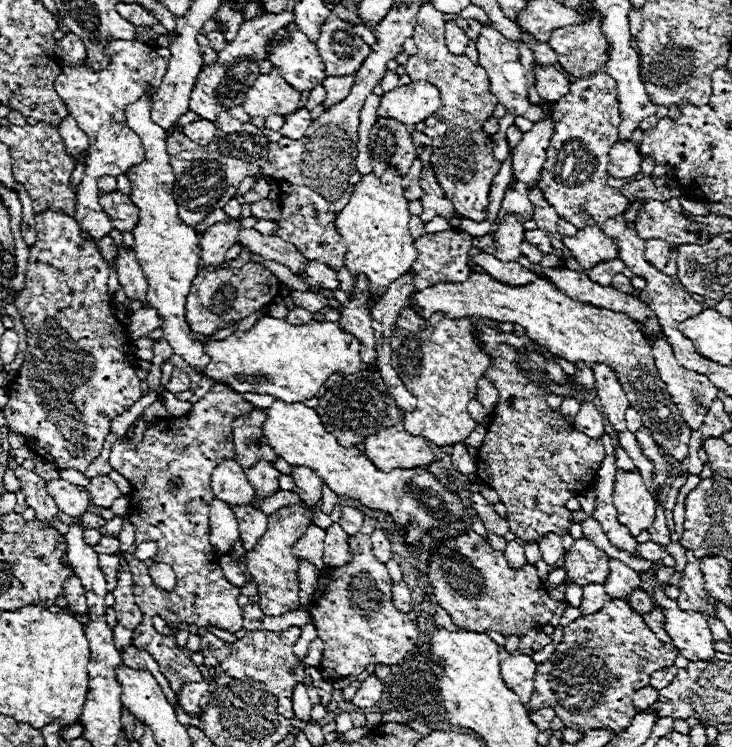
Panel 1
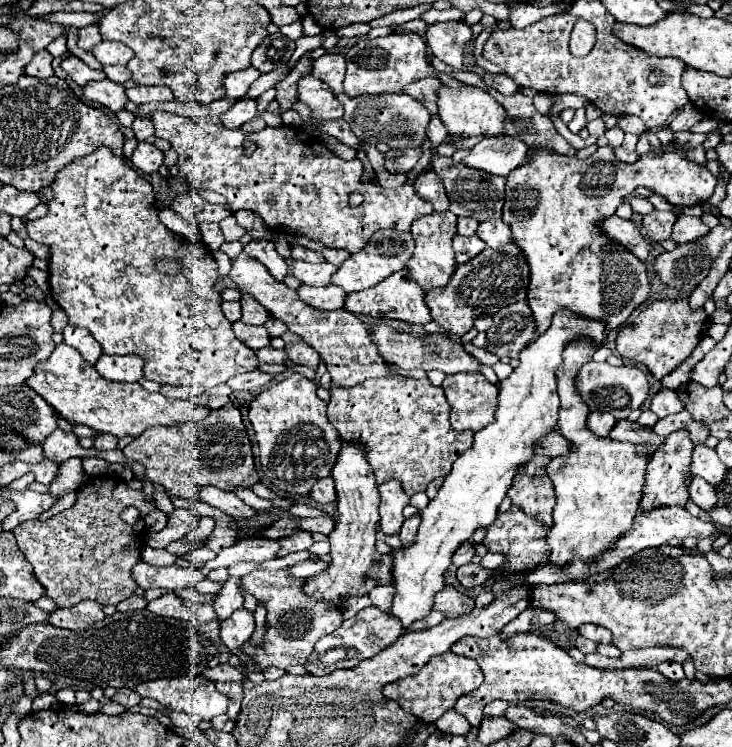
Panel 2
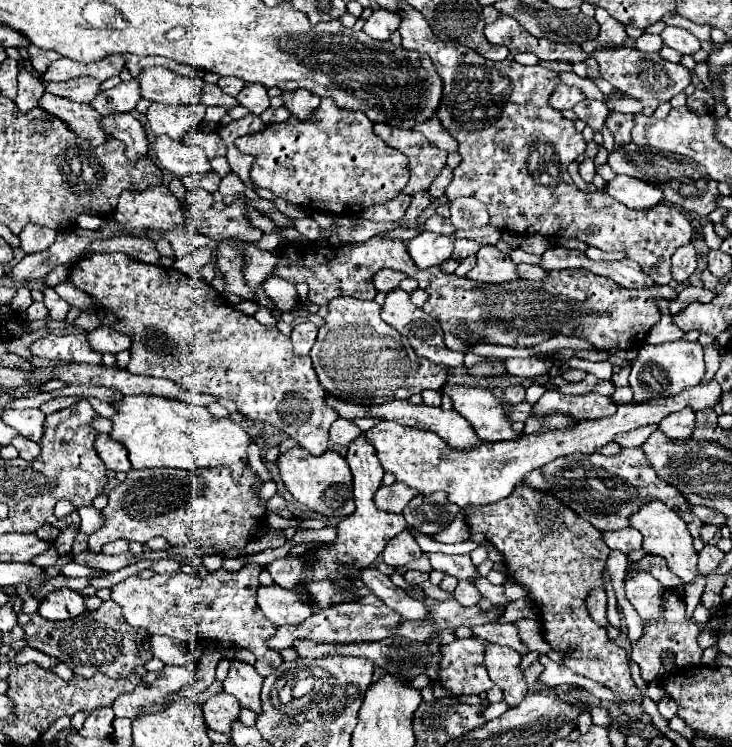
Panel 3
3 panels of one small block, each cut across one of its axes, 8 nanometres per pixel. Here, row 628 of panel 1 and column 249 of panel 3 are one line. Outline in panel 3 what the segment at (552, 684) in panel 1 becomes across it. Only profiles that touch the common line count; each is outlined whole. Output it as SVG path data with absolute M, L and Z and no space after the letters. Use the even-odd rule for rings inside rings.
M250 562L238 572L220 568L204 578L184 572L152 576L148 580L130 576L124 582L112 586L112 600L122 606L122 614L130 626L144 628L150 636L170 636L184 644L206 642L210 638L216 644L246 648L256 656L254 668L258 674L268 676L282 664L282 656L278 650L268 646L268 640L276 634L276 626L272 626L272 622L264 616L264 612L260 612L260 606L256 604L260 572L262 566Z

